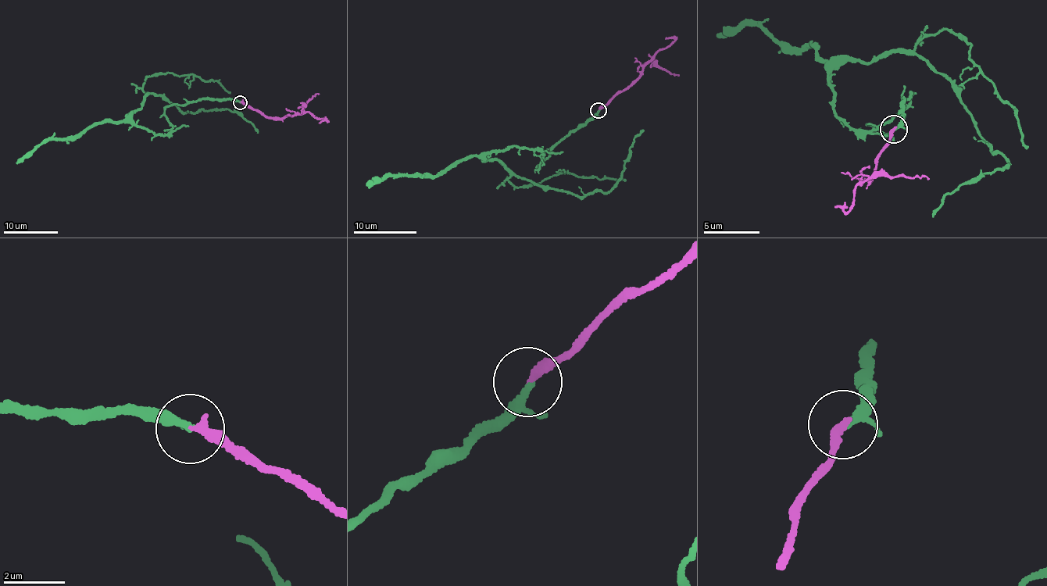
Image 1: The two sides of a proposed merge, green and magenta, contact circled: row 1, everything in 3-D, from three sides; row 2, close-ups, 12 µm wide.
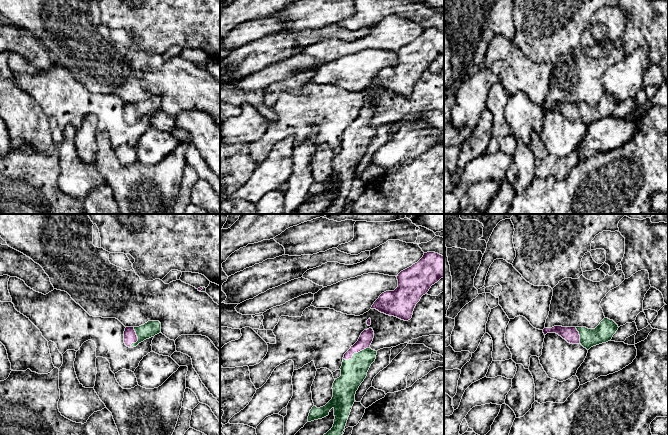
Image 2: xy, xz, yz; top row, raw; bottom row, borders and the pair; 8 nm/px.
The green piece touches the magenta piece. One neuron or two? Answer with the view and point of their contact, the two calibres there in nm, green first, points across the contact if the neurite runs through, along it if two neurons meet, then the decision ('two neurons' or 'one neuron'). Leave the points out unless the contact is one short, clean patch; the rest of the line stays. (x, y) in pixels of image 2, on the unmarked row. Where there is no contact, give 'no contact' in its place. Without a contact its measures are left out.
contact xz (355, 129); calibres 200 and 110 nm; way xz (353, 147), (355, 129), (361, 123), (366, 113); one neuron

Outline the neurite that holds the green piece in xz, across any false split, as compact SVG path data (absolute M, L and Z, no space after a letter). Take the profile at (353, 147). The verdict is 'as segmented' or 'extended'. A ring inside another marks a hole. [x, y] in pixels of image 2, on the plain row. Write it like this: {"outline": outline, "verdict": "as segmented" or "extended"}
{"outline": "M372 104L364 106L358 117L351 122L351 124L344 130L341 146L341 152L335 155L333 159L333 173L332 175L323 183L317 184L313 182L310 186L308 192L308 198L322 195L329 191L330 186L334 185L334 200L333 203L323 212L319 214L339 214L345 205L348 193L350 191L352 182L355 178L355 170L358 166L361 159L367 152L367 148L371 142L371 140L375 137L377 127L372 126L370 121L374 114L374 107Z", "verdict": "extended"}

